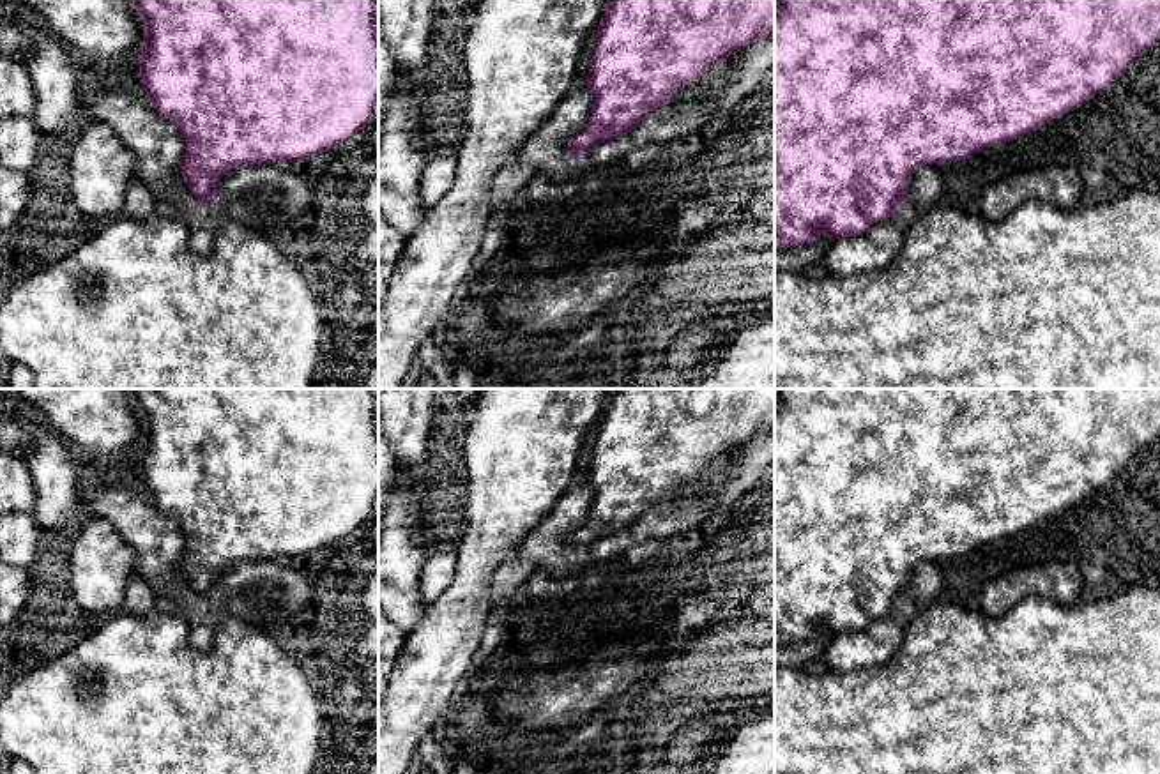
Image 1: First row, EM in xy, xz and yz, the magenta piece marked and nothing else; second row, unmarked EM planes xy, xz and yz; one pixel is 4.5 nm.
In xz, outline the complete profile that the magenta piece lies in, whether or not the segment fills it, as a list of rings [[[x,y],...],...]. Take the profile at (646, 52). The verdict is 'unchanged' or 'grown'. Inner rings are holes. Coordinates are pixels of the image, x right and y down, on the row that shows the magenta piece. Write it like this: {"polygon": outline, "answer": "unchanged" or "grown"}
{"polygon": [[[612,0],[605,9],[605,14],[598,25],[598,34],[594,39],[594,51],[591,60],[589,74],[585,76],[585,85],[592,92],[592,110],[589,124],[575,138],[568,140],[569,157],[580,157],[582,166],[591,170],[585,163],[587,154],[603,141],[614,140],[621,134],[631,133],[649,111],[668,108],[668,99],[681,92],[686,85],[700,80],[716,64],[721,64],[734,53],[744,49],[746,46],[771,35],[775,32],[775,0]]], "answer": "unchanged"}

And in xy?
{"polygon": [[[133,0],[141,16],[145,39],[138,55],[141,85],[154,110],[179,125],[186,148],[180,173],[196,201],[212,207],[225,171],[248,164],[278,164],[309,159],[331,150],[364,129],[378,102],[378,39],[375,0]]], "answer": "unchanged"}

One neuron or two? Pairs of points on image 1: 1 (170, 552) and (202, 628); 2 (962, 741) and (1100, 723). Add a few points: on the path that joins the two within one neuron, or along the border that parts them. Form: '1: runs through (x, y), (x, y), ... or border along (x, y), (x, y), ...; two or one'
1: runs through (170, 571), (170, 582), (186, 598), (190, 608); one
2: runs through (996, 741), (1067, 741); one

